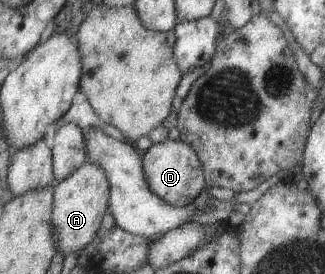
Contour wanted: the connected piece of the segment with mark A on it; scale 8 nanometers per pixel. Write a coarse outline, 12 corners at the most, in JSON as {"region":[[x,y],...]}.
{"region":[[86,160],[52,187],[51,234],[64,257],[96,237],[105,172]]}

